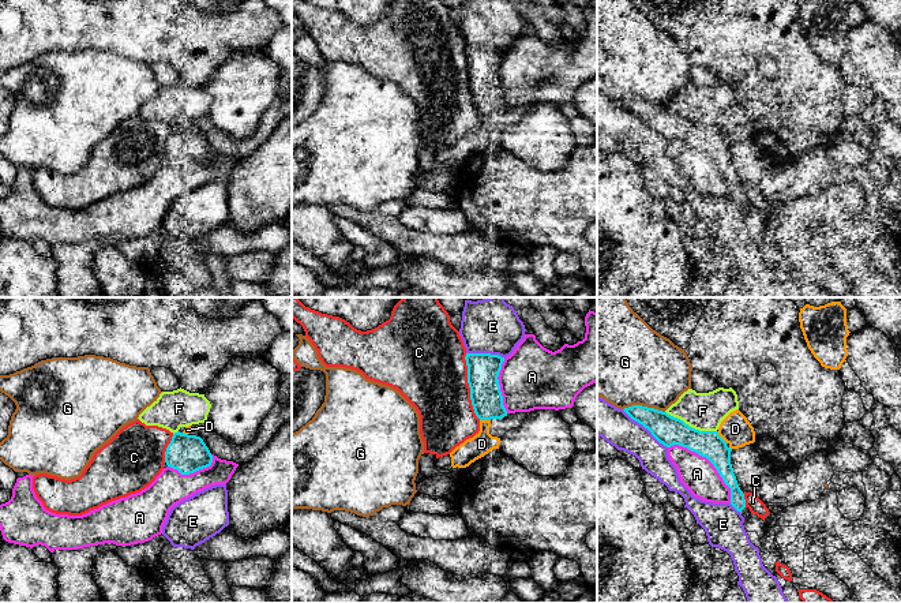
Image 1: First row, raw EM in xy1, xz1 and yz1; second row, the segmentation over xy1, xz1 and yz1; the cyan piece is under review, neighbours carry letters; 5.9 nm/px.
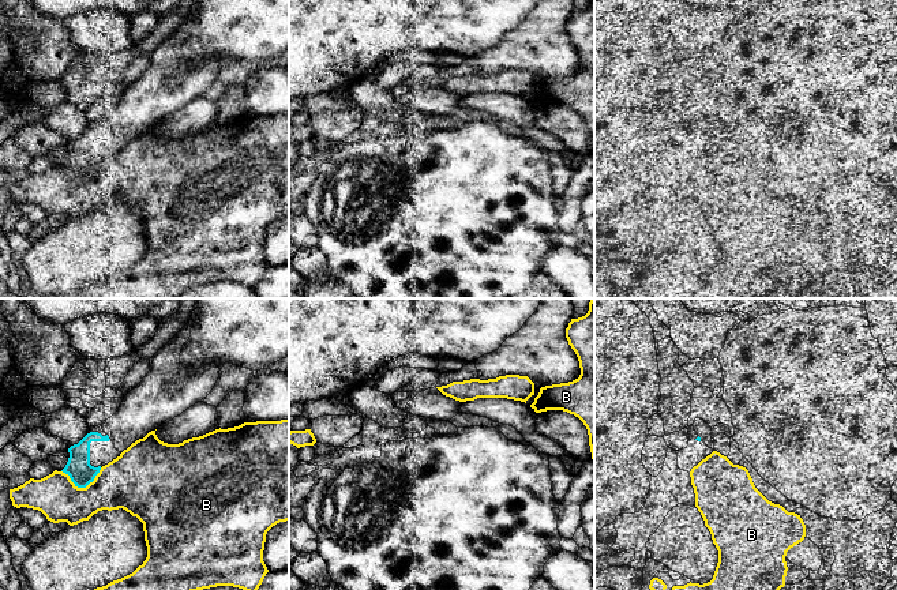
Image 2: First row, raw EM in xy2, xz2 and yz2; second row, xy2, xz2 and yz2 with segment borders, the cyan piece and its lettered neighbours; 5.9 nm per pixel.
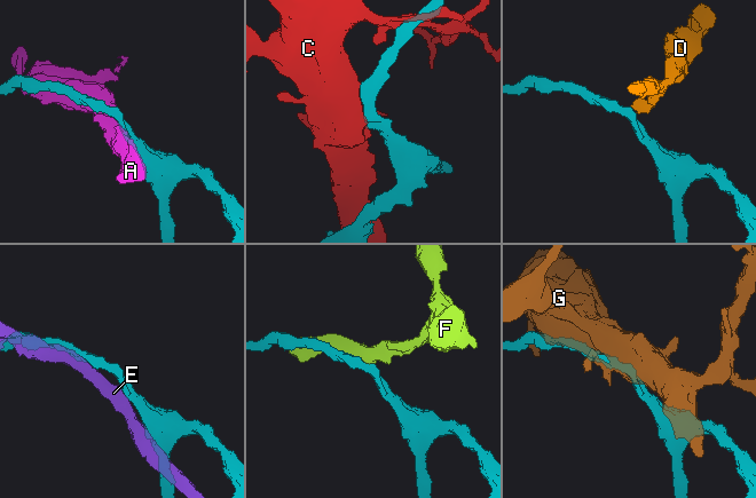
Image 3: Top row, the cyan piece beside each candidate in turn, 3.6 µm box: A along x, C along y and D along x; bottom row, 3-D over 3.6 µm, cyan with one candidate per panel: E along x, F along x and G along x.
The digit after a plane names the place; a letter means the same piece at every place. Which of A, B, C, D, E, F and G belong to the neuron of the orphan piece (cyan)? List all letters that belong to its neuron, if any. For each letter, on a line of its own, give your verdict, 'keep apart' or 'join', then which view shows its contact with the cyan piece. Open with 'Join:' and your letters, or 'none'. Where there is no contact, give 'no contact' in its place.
Join: none
A: keep apart; meets cyan in yz1
B: keep apart; meets cyan in xy2
C: keep apart; meets cyan in xz1
D: keep apart; meets cyan in yz1
E: keep apart; meets cyan in yz1
F: keep apart; meets cyan in yz1
G: keep apart; meets cyan in yz1

